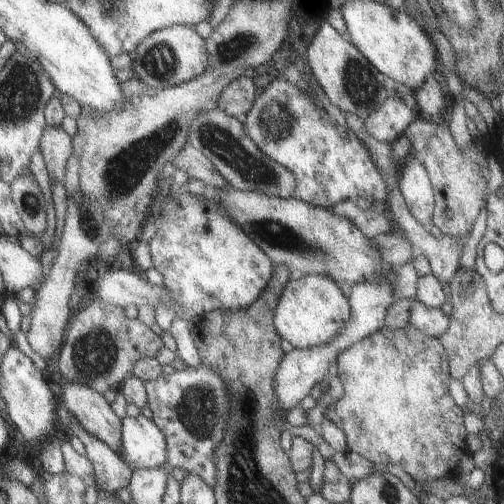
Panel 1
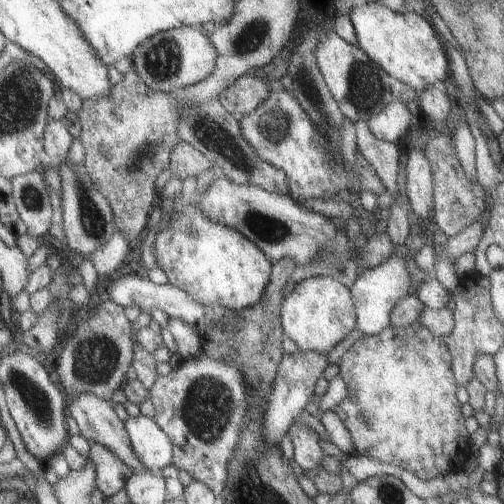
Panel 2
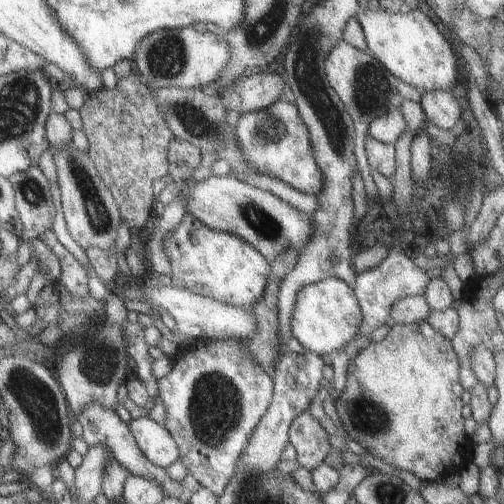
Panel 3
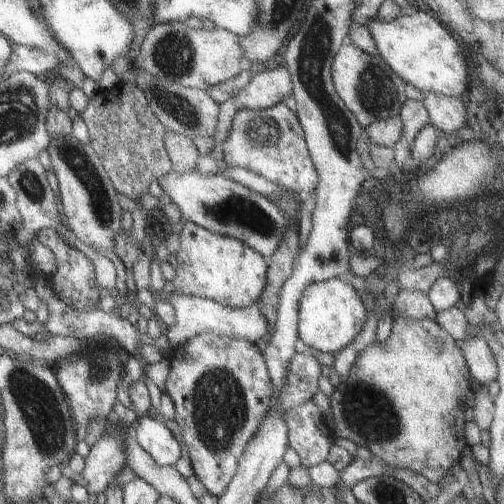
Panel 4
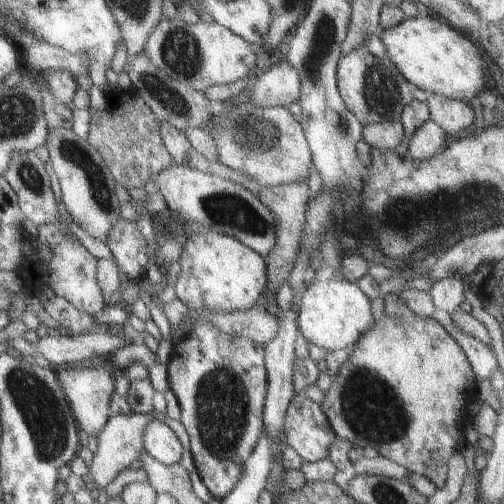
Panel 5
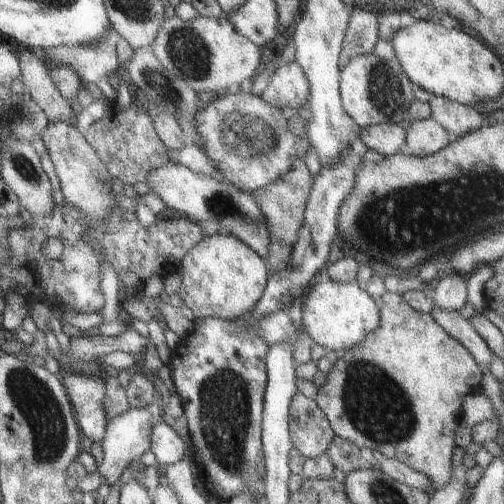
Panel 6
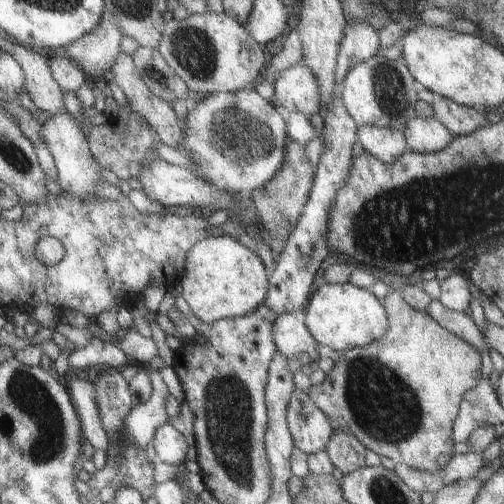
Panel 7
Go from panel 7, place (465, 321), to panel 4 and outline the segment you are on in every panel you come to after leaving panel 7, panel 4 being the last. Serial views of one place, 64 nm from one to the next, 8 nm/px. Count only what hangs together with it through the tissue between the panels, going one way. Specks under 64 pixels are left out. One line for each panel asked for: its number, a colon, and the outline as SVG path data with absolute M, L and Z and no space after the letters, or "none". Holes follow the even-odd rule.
4: M475 336L469 340L461 340L457 342L463 358L469 366L469 376L479 384L479 386L487 386L497 378L497 362L493 360L491 350L487 348L483 336Z
5: M435 310L431 314L431 318L435 322L439 322L447 334L459 344L459 348L463 350L467 362L471 364L471 370L475 374L477 380L481 378L491 378L491 374L497 370L497 358L495 358L495 352L491 350L489 344L465 334L451 318L449 318L449 312L441 312L441 310Z
6: M433 306L433 310L429 312L429 316L451 336L455 338L457 342L461 342L467 352L475 358L475 362L479 364L481 368L481 374L485 370L489 370L489 364L491 364L491 358L495 358L495 354L489 350L487 342L477 334L477 330L469 324L467 318L463 318L461 312L447 312L439 306Z

